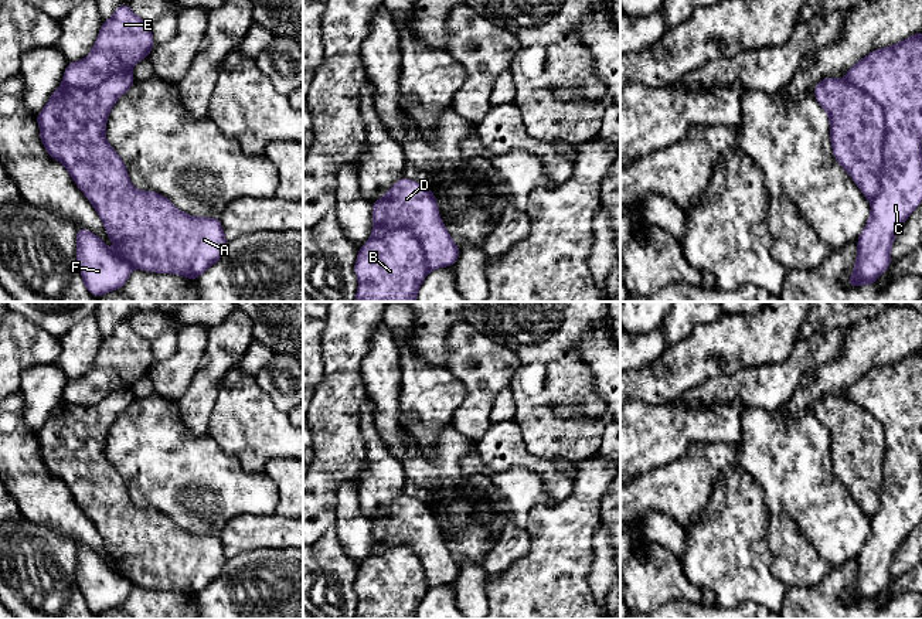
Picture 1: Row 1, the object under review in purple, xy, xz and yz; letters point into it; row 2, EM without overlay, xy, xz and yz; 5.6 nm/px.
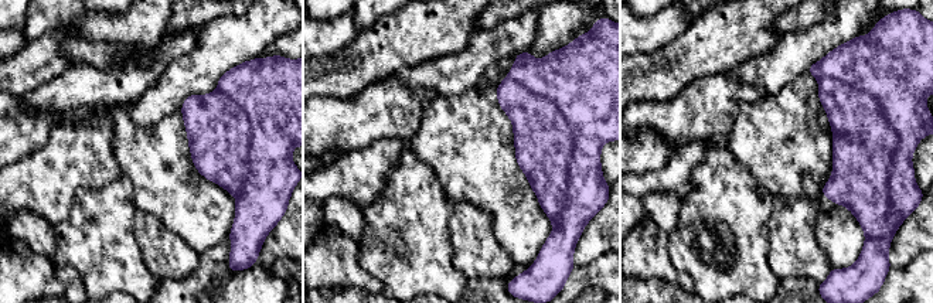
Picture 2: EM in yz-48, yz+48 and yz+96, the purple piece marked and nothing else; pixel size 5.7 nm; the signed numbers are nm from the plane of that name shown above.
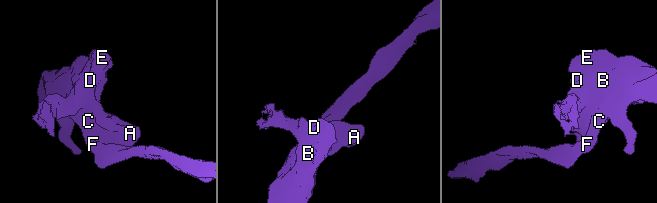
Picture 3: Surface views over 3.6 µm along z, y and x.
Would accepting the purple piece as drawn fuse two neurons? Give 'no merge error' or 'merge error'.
merge error

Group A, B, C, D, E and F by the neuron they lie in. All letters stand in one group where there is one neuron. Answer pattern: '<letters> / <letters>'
A D / B C E F

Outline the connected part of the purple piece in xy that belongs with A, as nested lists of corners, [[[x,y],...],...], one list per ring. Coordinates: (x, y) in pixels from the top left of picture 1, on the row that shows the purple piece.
[[[125,71],[89,91],[59,85],[37,115],[40,137],[47,153],[65,166],[96,210],[115,245],[115,255],[142,271],[195,280],[221,259],[228,241],[220,218],[188,215],[164,195],[137,190],[130,183],[126,166],[106,140],[105,130],[112,106],[133,84],[132,71]]]

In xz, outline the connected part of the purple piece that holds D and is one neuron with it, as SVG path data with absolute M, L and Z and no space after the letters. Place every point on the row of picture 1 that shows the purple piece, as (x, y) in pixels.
M402 177L372 203L371 237L406 227L421 241L429 269L453 266L459 248L440 220L431 188Z

